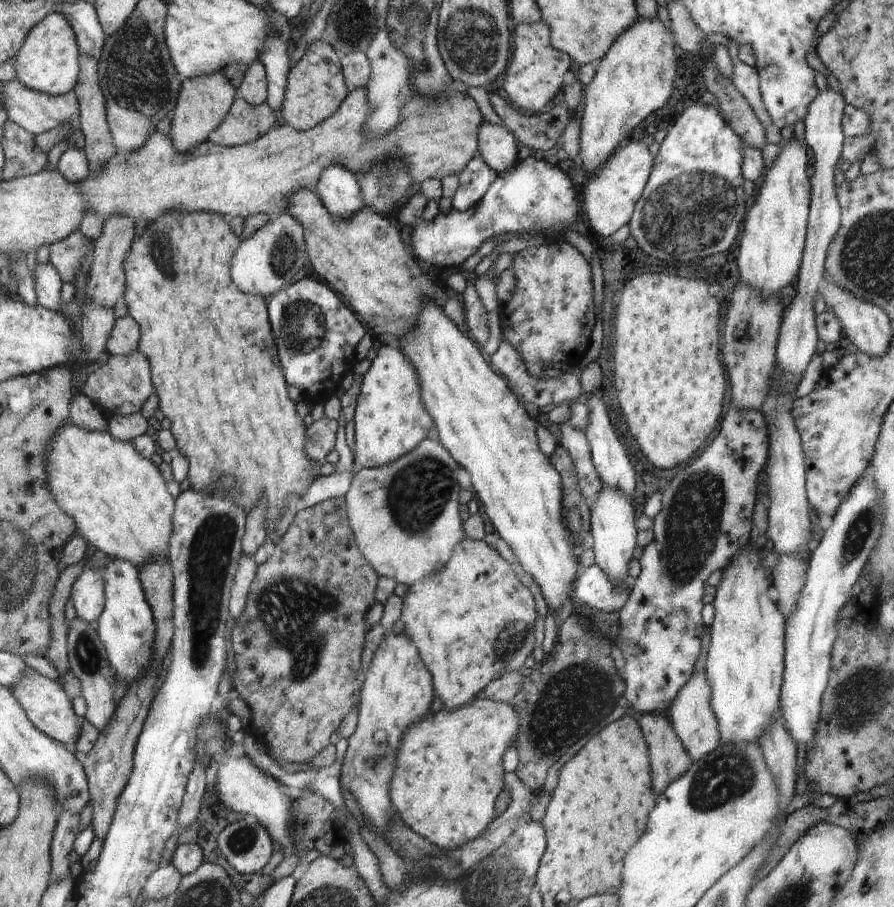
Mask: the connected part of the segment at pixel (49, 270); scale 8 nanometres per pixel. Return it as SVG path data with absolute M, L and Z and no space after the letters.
M49 262L47 264L37 264L33 274L35 276L37 304L54 312L62 310L60 287L63 281L59 271Z

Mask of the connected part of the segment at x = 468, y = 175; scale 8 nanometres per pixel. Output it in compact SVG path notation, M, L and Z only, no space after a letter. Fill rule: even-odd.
M475 155L459 174L459 188L452 198L452 208L465 211L478 204L490 188L496 173L480 155Z

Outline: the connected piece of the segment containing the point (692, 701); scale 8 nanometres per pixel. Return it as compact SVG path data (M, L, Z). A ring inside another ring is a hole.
M704 669L691 674L689 681L679 690L674 704L665 714L683 742L688 756L692 757L694 761L718 748L721 734L716 715L711 707L711 686L707 681Z

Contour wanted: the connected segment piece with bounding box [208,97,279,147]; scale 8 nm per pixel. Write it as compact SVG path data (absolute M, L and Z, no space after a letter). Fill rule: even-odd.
M240 97L208 140L225 147L249 143L264 136L278 121L277 114L267 102L252 106Z

